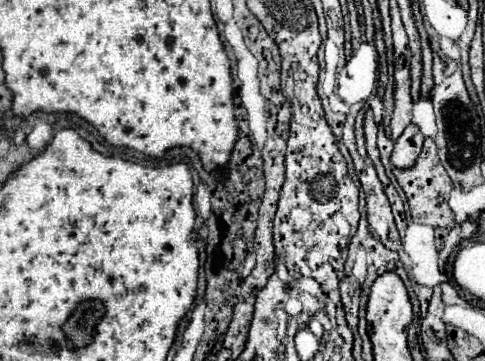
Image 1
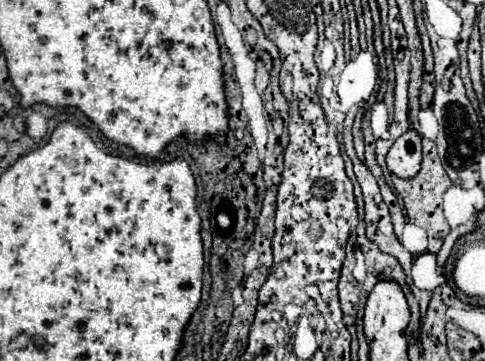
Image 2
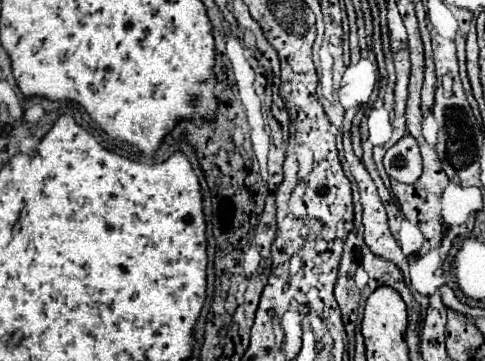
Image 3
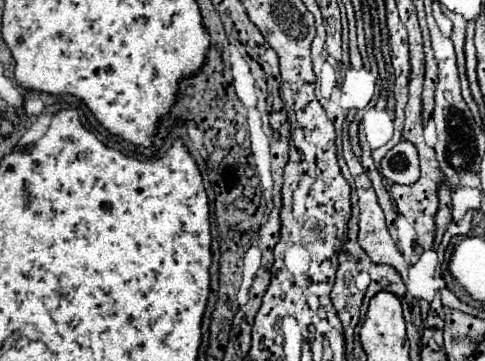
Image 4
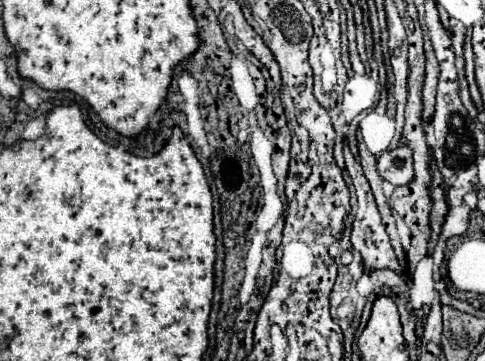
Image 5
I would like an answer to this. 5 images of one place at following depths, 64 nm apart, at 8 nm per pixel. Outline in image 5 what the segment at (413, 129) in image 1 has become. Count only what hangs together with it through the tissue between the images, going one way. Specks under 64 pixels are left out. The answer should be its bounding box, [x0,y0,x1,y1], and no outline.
[378,146,414,186]

